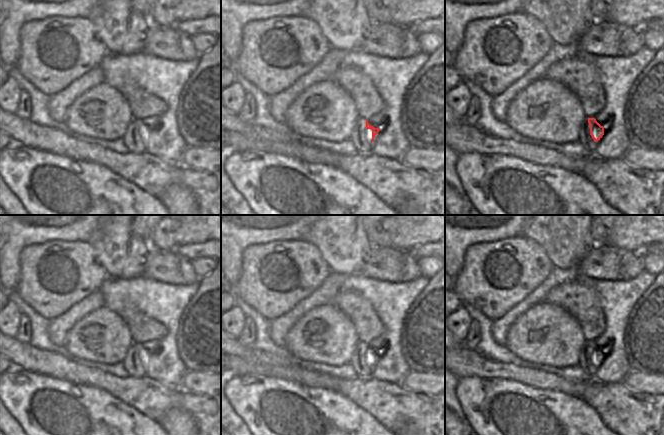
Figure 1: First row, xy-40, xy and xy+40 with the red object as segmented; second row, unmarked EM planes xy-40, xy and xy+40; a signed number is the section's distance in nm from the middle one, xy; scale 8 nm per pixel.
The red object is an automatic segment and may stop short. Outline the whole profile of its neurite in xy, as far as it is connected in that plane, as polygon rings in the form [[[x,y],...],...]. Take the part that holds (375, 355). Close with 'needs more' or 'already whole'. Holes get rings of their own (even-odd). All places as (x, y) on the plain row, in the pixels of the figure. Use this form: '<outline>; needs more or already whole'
[[[358,342],[350,359],[350,365],[358,375],[358,378],[370,378],[372,373],[370,367],[380,355],[368,347],[364,342]]]; needs more

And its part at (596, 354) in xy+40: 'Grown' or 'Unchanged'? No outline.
Grown.

